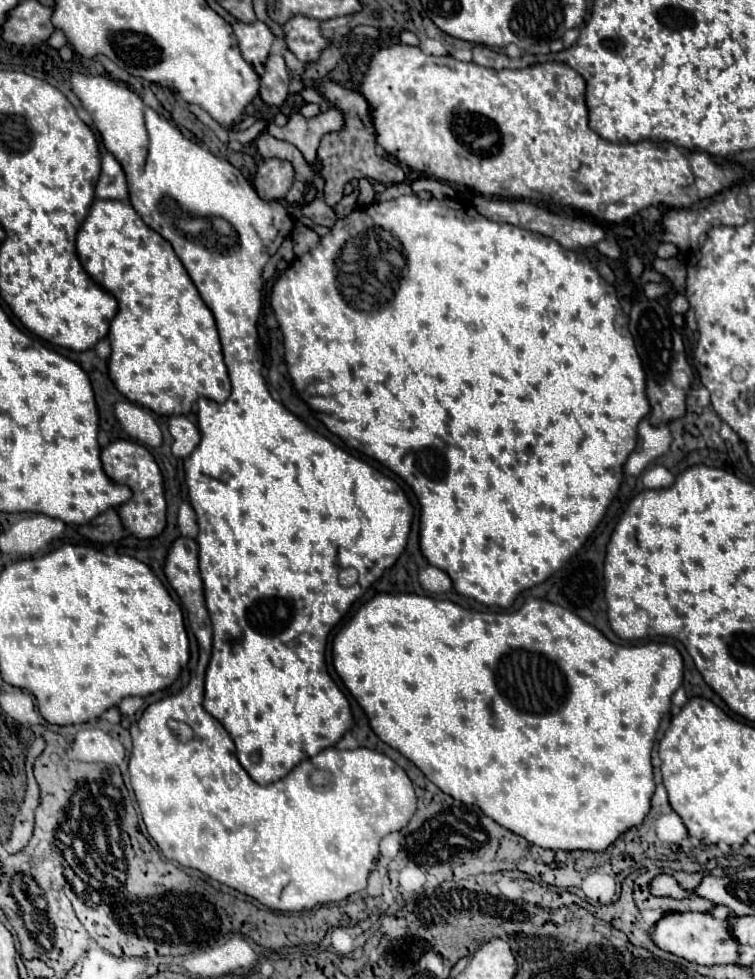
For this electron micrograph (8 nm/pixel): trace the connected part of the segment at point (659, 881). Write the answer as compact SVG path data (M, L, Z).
M671 875L655 877L653 883L651 883L651 893L653 895L669 895L669 897L675 897L675 899L687 897L687 891L683 891Z

